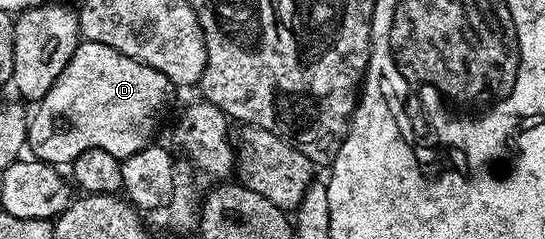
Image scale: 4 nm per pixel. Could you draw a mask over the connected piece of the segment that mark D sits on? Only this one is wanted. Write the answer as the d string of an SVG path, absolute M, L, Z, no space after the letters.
M80 42L79 48L73 53L73 57L69 61L69 65L65 65L65 69L61 73L61 77L57 77L57 81L49 89L49 93L45 93L43 99L38 100L39 107L30 116L27 124L27 147L30 154L34 158L52 165L70 165L73 160L81 153L85 153L85 149L105 149L105 153L113 153L113 157L119 160L129 158L133 153L137 153L141 149L145 149L154 139L155 130L159 127L159 122L163 119L163 110L171 103L171 94L177 91L176 84L169 81L169 77L165 77L165 73L161 73L157 69L153 69L149 65L145 65L140 59L133 57L125 57L125 53L121 53L117 49L113 49L109 45L101 45L100 43Z

